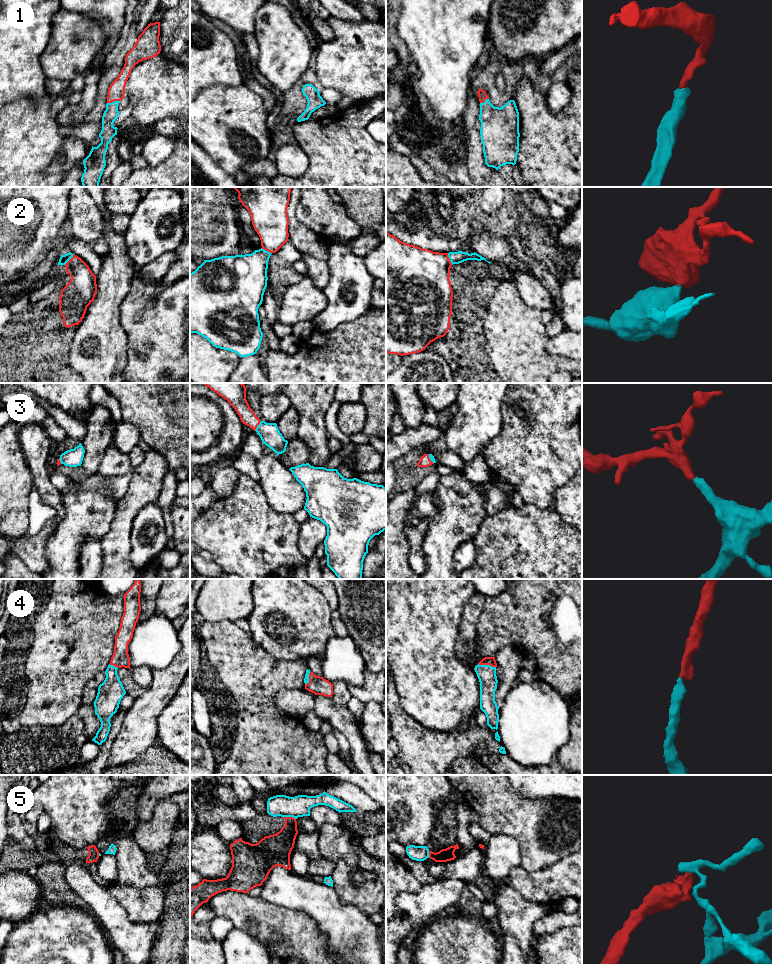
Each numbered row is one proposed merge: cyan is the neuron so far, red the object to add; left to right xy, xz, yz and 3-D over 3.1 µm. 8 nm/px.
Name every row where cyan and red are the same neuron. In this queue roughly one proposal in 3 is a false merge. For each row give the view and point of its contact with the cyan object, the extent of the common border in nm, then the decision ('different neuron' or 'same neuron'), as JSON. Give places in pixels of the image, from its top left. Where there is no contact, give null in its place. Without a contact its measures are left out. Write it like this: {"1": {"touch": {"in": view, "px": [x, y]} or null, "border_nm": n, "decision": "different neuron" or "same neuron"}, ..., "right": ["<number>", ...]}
{"1": {"touch": {"in": "xy", "px": [114, 101]}, "border_nm": 110, "decision": "same neuron"}, "2": {"touch": {"in": "yz", "px": [450, 259]}, "border_nm": 100, "decision": "same neuron"}, "3": {"touch": {"in": "xz", "px": [257, 426]}, "border_nm": 100, "decision": "same neuron"}, "4": {"touch": {"in": "yz", "px": [487, 665]}, "border_nm": 150, "decision": "same neuron"}, "5": {"touch": {"in": "xz", "px": [290, 816]}, "border_nm": 100, "decision": "different neuron"}, "right": ["1", "2", "3", "4"]}

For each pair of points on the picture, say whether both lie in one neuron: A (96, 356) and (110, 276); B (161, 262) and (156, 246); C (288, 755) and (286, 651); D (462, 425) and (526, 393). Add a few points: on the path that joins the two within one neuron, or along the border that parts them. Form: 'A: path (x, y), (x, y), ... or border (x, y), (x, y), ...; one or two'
A: path (100, 336), (102, 316), (109, 296); one
B: border (174, 250), (164, 252), (140, 267); two
C: border (264, 650), (280, 659), (303, 660), (306, 663); two
D: border (506, 393), (502, 404), (501, 429); two

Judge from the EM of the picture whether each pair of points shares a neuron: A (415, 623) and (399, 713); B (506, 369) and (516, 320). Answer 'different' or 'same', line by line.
A: different
B: same

